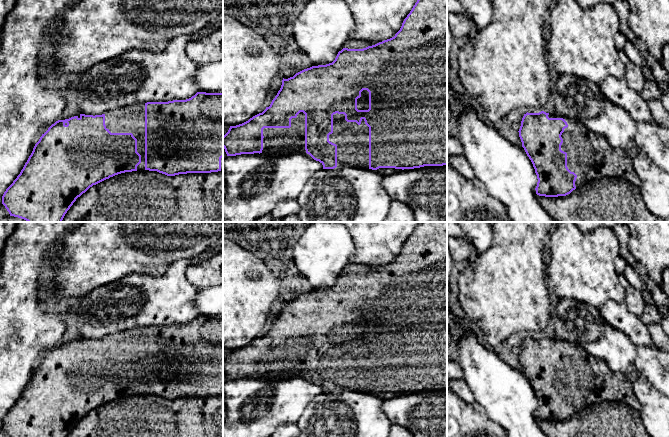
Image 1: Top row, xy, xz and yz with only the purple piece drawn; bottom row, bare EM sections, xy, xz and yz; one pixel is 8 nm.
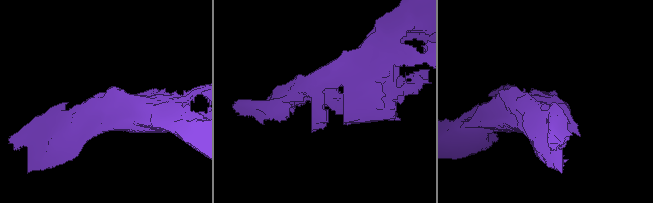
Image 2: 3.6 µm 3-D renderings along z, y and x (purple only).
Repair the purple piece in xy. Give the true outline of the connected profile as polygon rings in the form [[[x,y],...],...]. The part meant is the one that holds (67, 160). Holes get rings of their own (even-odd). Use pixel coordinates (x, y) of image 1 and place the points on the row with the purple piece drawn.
[[[197,92],[186,100],[173,100],[168,102],[147,102],[110,110],[102,115],[80,114],[65,120],[58,120],[50,125],[35,144],[31,155],[23,169],[2,196],[2,204],[10,216],[18,217],[27,222],[62,222],[65,214],[78,197],[90,187],[115,175],[132,171],[157,171],[167,176],[187,173],[211,173],[223,171],[223,93]]]

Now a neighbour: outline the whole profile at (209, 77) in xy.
[[[223,61],[199,65],[194,80],[199,92],[223,93]]]

